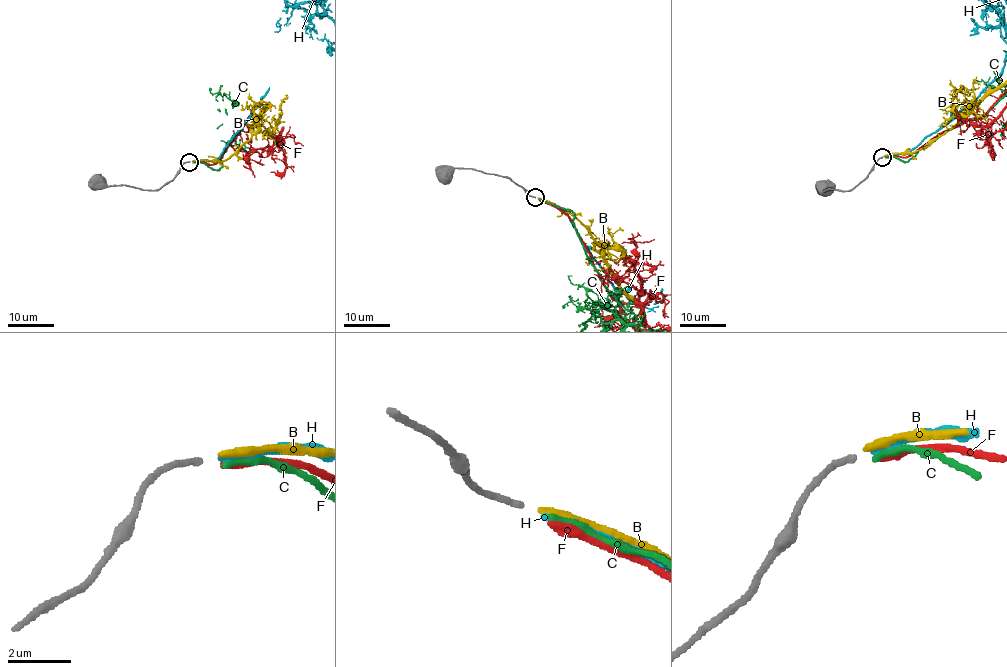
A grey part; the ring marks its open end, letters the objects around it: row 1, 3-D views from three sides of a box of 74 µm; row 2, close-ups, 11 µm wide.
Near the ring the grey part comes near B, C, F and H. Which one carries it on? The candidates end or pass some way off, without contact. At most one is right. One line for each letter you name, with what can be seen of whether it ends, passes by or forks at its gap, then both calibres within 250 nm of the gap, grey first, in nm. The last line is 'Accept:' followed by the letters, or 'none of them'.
C: It ends there. Thickness 180 nm (grey) against 180 nm
Accept: C

